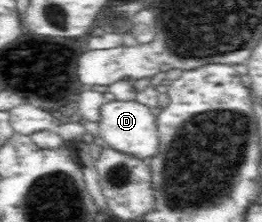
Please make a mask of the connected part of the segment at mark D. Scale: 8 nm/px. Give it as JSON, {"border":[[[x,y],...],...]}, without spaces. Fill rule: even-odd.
{"border":[[[136,100],[105,102],[101,107],[101,120],[98,123],[98,136],[113,148],[114,151],[123,155],[130,155],[135,159],[151,160],[157,156],[160,144],[157,116]]]}

